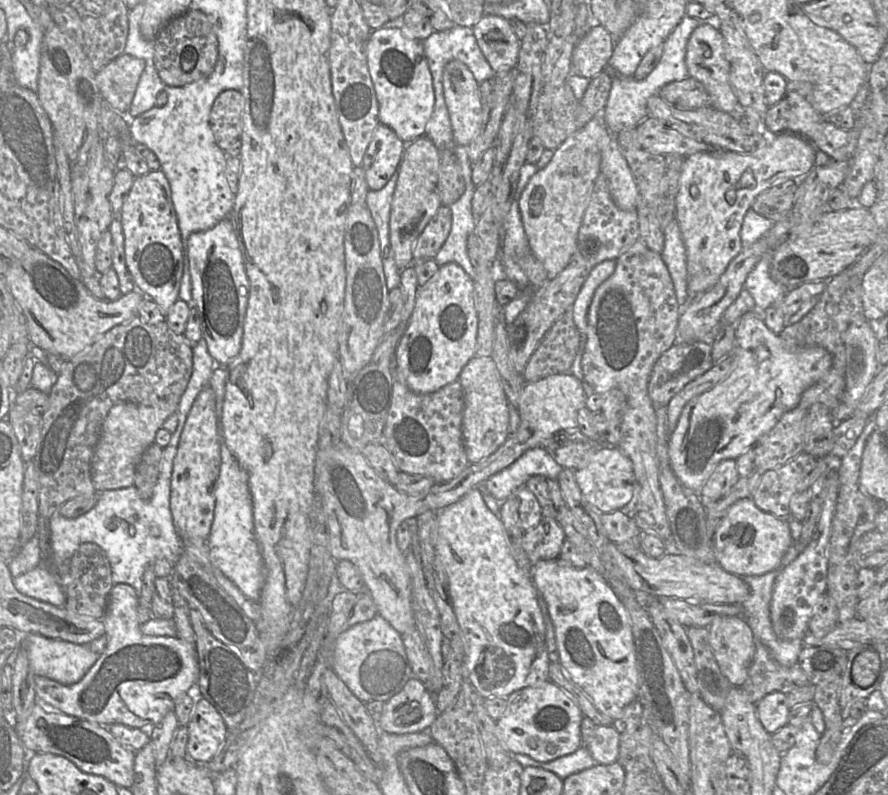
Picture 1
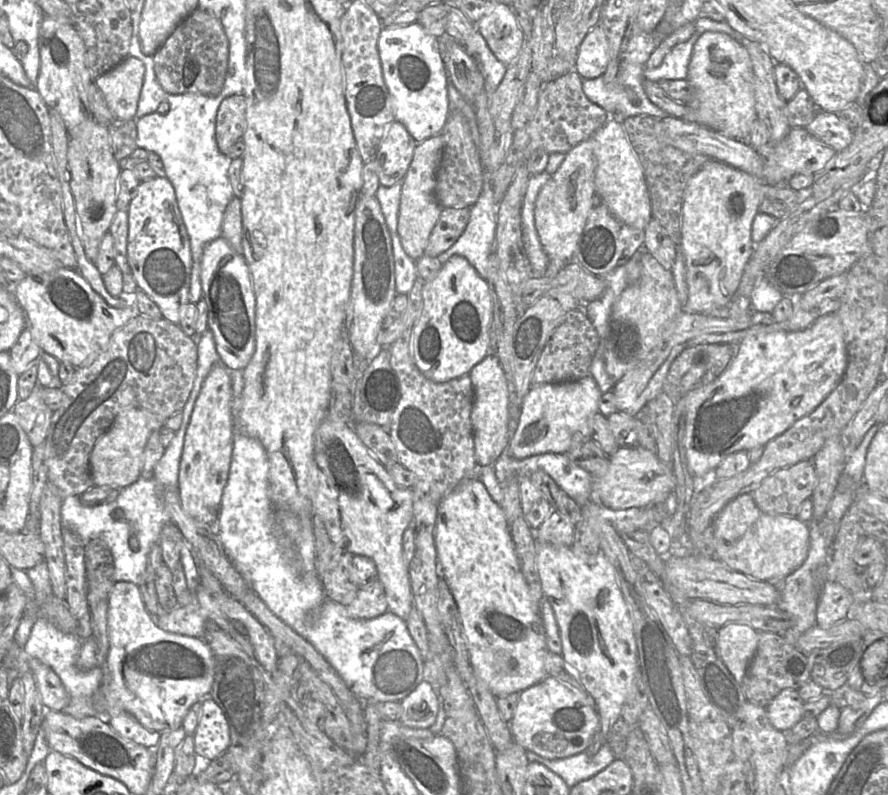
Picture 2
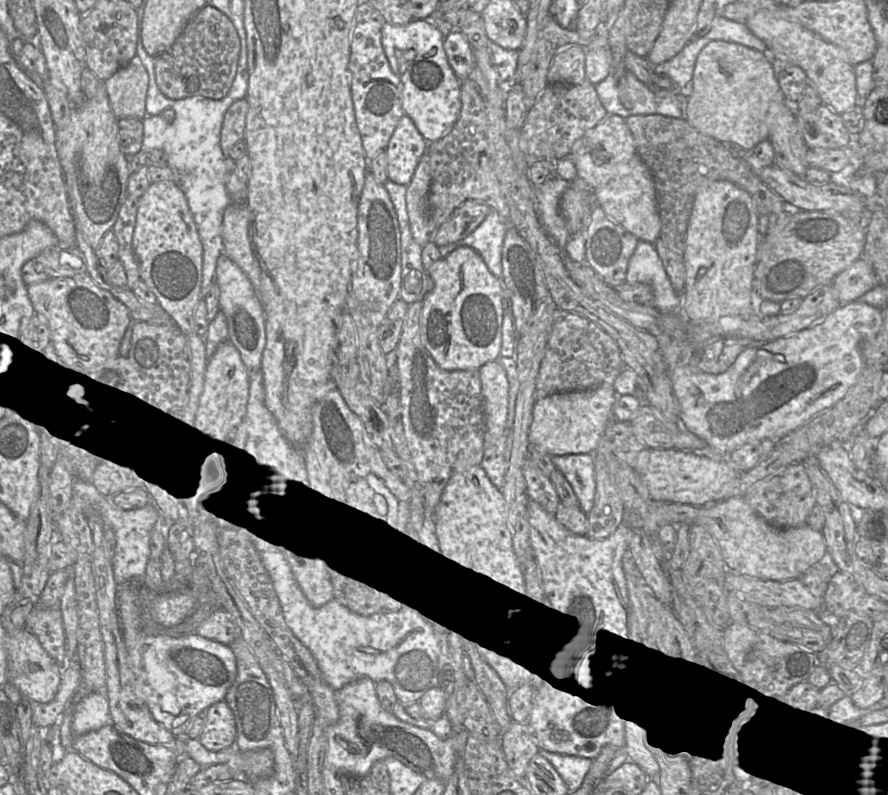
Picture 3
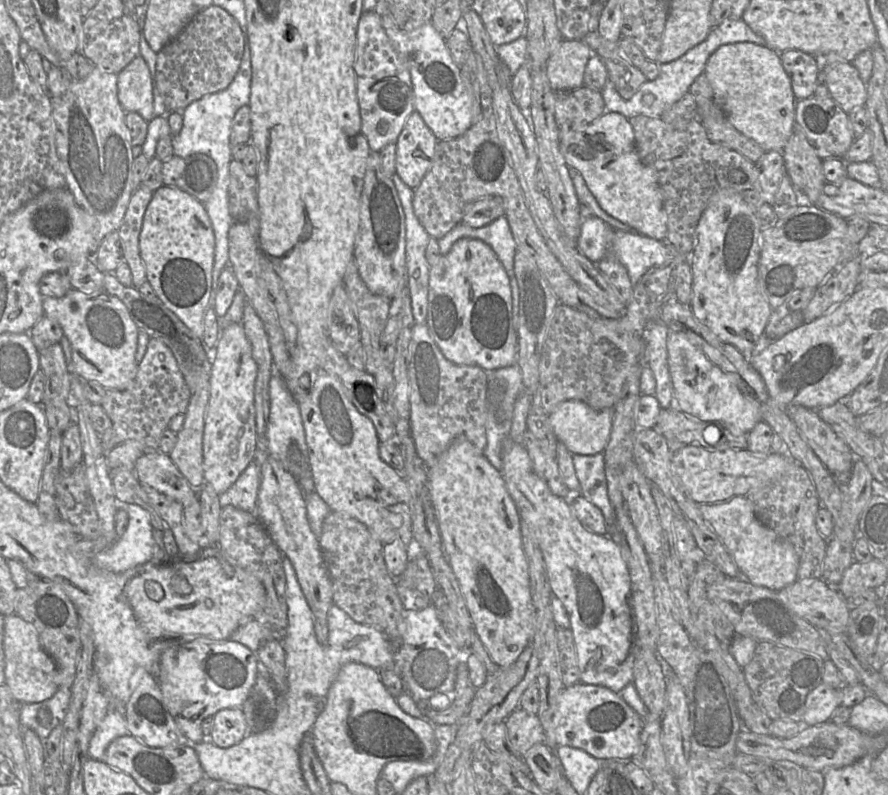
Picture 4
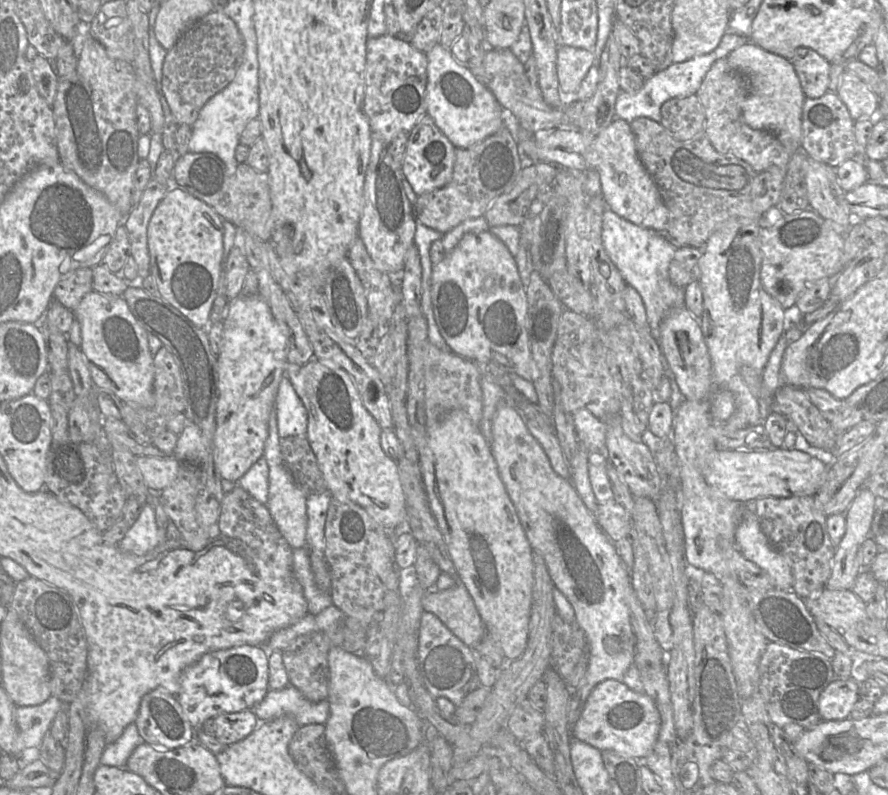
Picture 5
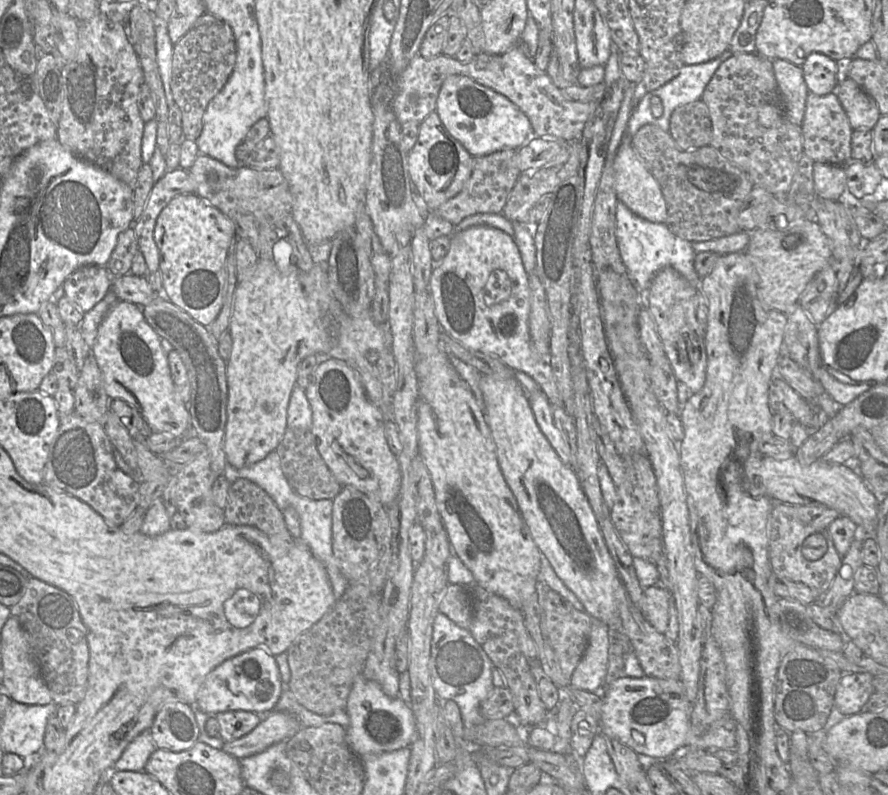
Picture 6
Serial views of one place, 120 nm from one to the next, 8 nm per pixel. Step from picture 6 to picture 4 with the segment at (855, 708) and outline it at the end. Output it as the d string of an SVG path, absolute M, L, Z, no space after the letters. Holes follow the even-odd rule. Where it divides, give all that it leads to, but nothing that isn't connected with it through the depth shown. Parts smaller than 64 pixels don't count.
M821 683L806 698L802 724L815 726L829 722L836 708L841 706L840 688Z

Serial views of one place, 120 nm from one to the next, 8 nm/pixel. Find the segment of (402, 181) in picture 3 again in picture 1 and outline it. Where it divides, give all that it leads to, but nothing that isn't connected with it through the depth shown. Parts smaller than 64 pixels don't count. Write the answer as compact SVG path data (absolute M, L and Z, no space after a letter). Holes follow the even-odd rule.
M379 124L361 162L370 190L382 189L397 169L404 142L388 126Z

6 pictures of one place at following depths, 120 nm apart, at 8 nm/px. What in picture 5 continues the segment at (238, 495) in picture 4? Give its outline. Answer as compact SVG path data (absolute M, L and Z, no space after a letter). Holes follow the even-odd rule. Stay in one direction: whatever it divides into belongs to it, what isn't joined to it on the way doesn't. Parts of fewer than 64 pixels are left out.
M261 457L252 467L237 481L222 481L224 493L233 488L240 487L253 496L257 501L266 505L269 488L269 468L265 458Z

